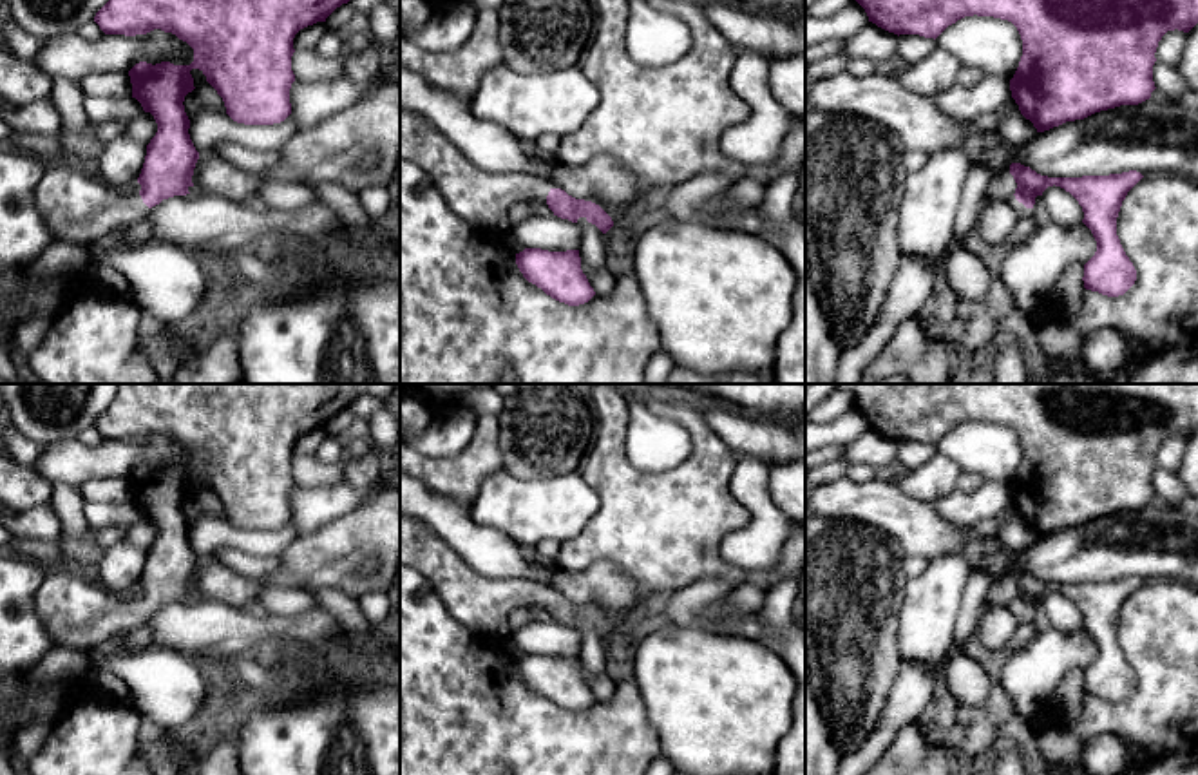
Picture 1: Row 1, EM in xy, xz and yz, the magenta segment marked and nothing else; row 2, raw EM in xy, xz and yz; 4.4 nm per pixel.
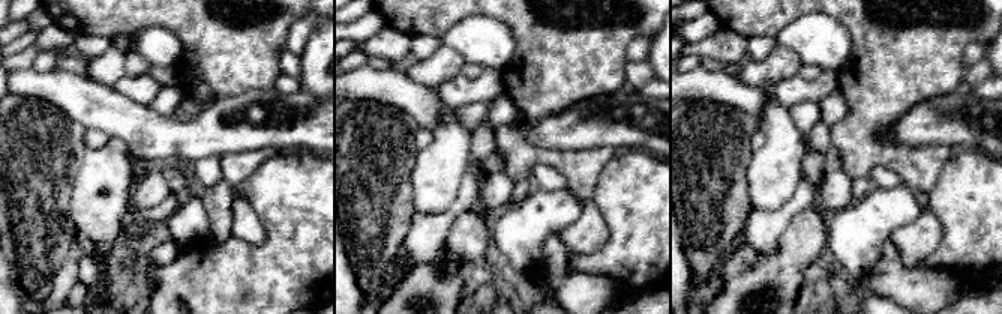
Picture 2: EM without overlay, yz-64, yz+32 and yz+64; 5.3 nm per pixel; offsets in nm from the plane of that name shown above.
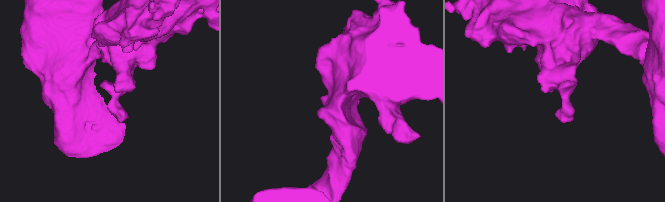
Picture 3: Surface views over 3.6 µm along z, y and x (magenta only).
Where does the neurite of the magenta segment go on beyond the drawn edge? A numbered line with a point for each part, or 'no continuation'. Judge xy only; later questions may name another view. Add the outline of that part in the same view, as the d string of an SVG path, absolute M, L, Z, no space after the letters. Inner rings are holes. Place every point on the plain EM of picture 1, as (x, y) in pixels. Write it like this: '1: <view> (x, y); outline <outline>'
1: xy (75, 609); outline M69 569L47 570L34 596L34 610L52 646L87 654L148 619L139 599L116 596L90 574Z

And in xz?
1: xz (485, 605); outline M400 514L400 565L422 572L456 621L498 641L510 636L514 610L547 608L552 594L530 579L483 578L425 523L407 514Z

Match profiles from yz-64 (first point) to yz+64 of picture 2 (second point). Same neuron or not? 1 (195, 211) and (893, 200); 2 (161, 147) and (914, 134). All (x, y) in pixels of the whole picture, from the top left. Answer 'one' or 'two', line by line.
1: one
2: one

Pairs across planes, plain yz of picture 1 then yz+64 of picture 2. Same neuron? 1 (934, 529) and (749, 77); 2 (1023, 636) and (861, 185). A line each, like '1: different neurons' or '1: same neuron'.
1: different neurons
2: same neuron

